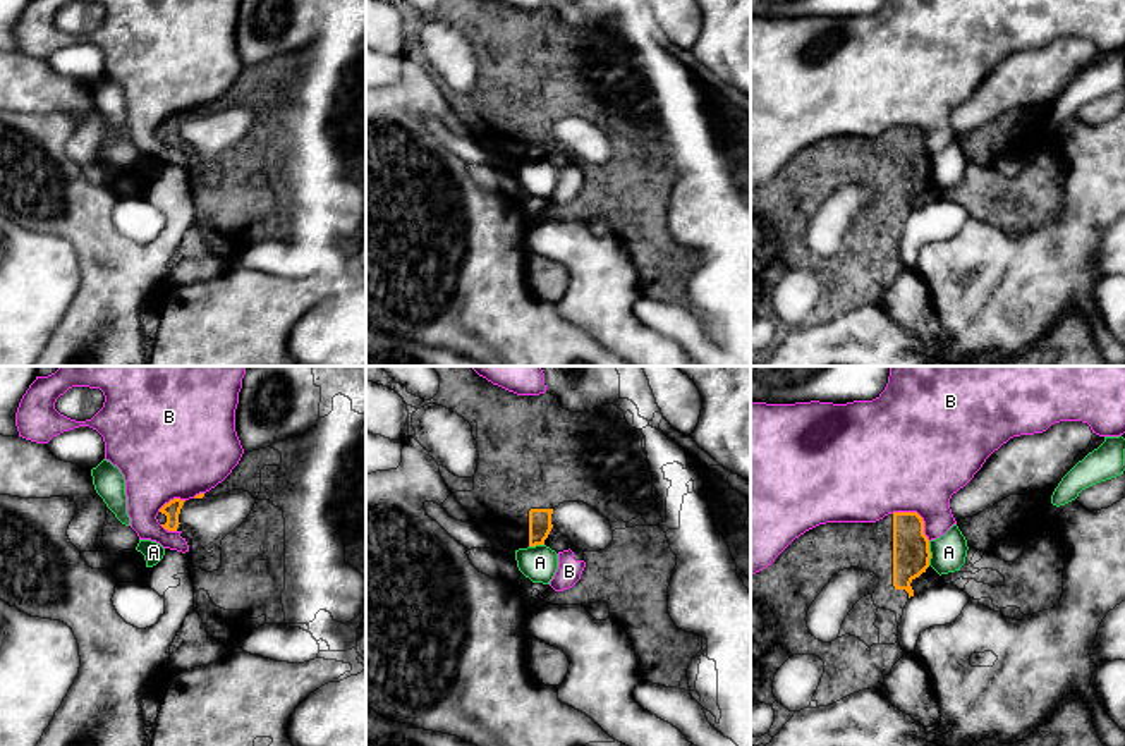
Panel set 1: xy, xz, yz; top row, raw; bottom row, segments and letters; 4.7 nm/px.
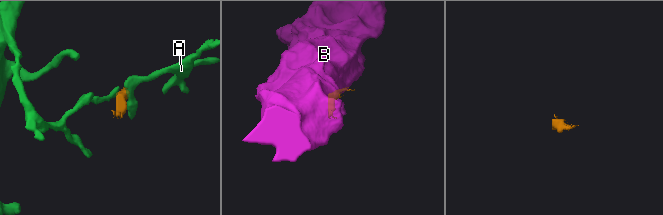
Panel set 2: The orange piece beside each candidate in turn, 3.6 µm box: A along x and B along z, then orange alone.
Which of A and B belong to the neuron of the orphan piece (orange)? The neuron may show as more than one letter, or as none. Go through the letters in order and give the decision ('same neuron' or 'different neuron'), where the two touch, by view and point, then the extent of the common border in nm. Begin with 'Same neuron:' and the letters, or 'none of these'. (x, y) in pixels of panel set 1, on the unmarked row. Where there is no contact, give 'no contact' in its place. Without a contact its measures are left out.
Same neuron: none of these
A: different neuron | yz (930, 169) | 110 nm
B: different neuron | yz (918, 129) | 220 nm

